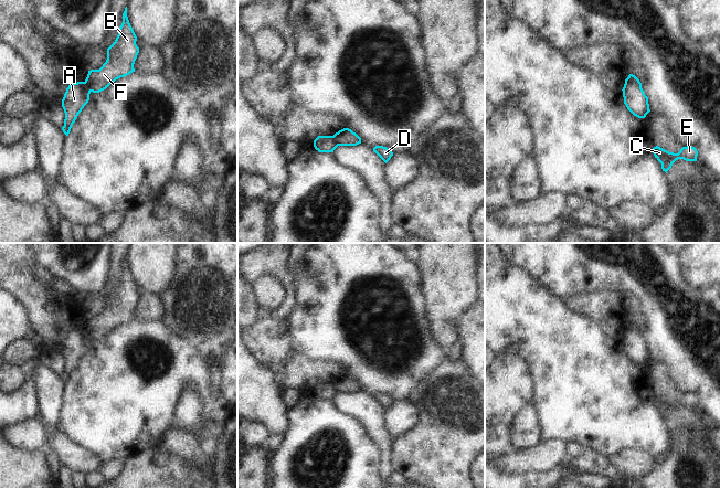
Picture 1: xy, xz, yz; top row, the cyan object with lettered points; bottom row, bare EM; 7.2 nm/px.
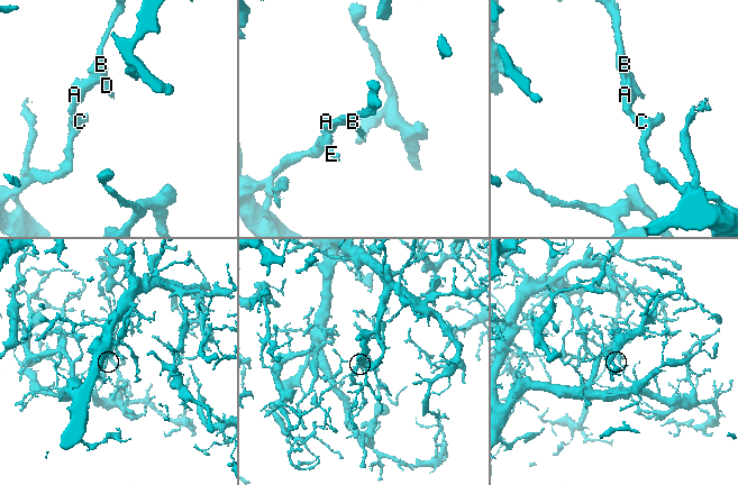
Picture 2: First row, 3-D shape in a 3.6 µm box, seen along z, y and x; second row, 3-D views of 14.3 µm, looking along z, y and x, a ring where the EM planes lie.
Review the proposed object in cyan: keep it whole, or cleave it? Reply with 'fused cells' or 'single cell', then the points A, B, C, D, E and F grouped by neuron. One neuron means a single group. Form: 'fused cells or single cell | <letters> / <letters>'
fused cells | A C E / B D F

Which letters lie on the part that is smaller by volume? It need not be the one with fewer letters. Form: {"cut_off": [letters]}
{"cut_off": ["B", "D", "F"]}

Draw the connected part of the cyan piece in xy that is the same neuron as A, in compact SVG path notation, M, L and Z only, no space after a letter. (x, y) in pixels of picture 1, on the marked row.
M85 82L71 83L62 99L65 113L63 132L68 136L78 114L89 100L91 91Z

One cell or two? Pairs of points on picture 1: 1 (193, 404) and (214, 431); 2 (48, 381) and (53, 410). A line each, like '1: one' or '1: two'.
1: one
2: one

